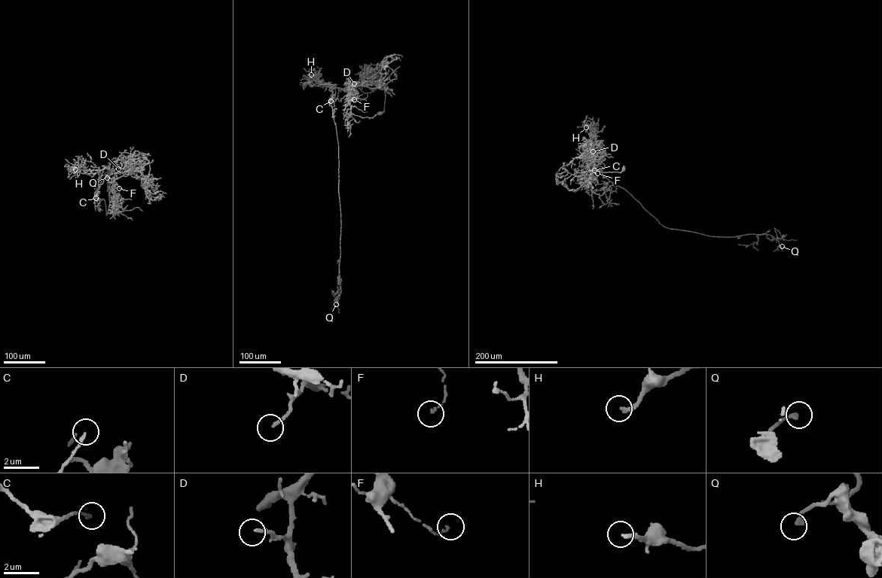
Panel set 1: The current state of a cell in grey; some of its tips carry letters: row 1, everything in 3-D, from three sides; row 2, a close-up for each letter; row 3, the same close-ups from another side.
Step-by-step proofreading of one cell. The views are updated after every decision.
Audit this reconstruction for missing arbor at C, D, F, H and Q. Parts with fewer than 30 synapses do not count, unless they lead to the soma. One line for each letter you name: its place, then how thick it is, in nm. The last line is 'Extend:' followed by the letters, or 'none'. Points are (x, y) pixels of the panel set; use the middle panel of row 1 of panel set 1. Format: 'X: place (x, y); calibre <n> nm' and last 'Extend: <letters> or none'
D: place (354, 83); calibre 160 nm
H: place (311, 74); calibre 220 nm
Extend: D, H

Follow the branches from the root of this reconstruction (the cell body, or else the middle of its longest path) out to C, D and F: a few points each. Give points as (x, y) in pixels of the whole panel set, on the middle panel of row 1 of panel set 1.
C: (379, 114), (384, 111), (383, 83), (372, 88), (355, 86), (340, 101), (337, 99), (331, 107), (331, 101)
D: (379, 114), (384, 111), (384, 85), (372, 88), (361, 86), (358, 81), (354, 83)
F: (379, 114), (384, 111), (383, 84), (372, 88), (361, 85), (355, 86), (348, 91), (354, 95), (354, 99)

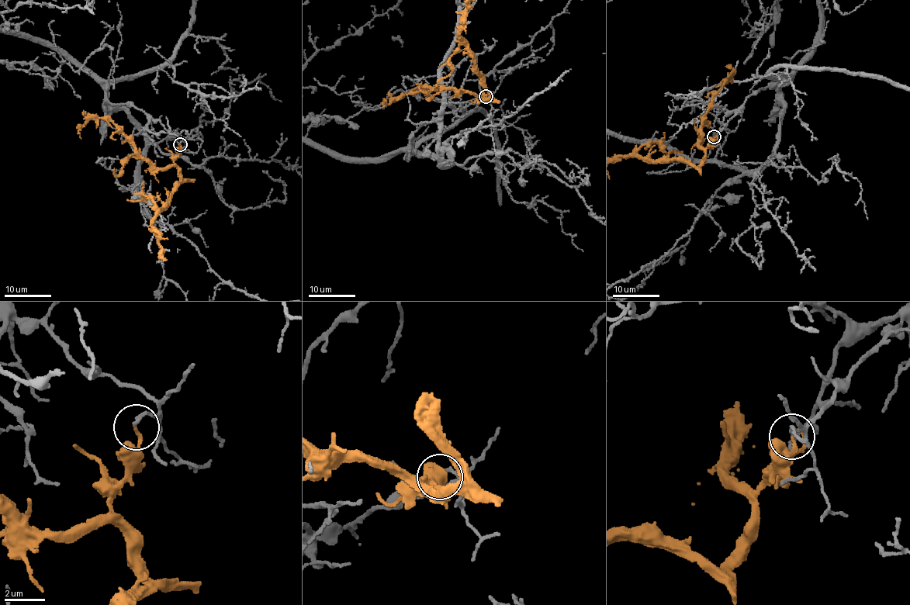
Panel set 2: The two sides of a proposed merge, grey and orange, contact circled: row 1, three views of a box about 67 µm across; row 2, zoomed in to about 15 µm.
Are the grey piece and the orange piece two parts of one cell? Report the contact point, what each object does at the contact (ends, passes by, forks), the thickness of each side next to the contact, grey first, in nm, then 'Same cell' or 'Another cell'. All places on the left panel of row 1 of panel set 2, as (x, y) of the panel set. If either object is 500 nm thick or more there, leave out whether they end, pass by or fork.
Place: (180, 144). At the ring grey ends. At the ring orange ends. Thickness 180 nm (grey) against 170 nm. Another cell

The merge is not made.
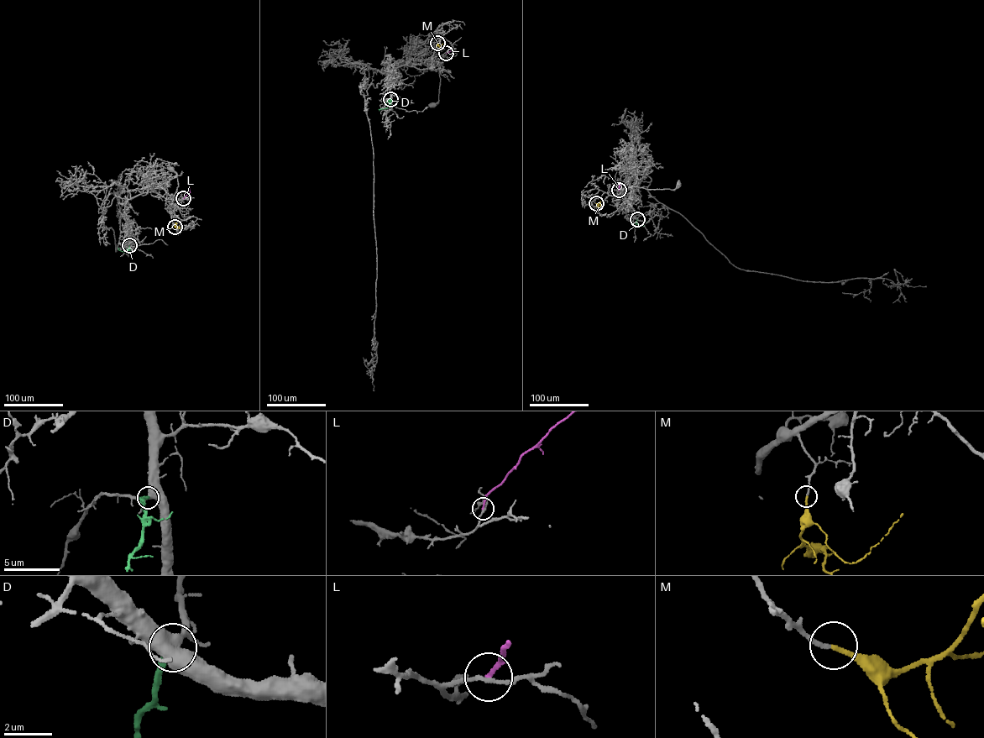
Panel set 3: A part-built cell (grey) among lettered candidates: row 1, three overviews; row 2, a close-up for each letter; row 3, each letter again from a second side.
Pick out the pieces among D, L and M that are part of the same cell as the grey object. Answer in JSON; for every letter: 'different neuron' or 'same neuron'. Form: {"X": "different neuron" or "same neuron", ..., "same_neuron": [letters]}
{"D": "different neuron", "L": "different neuron", "M": "same neuron", "same_neuron": ["M"]}

